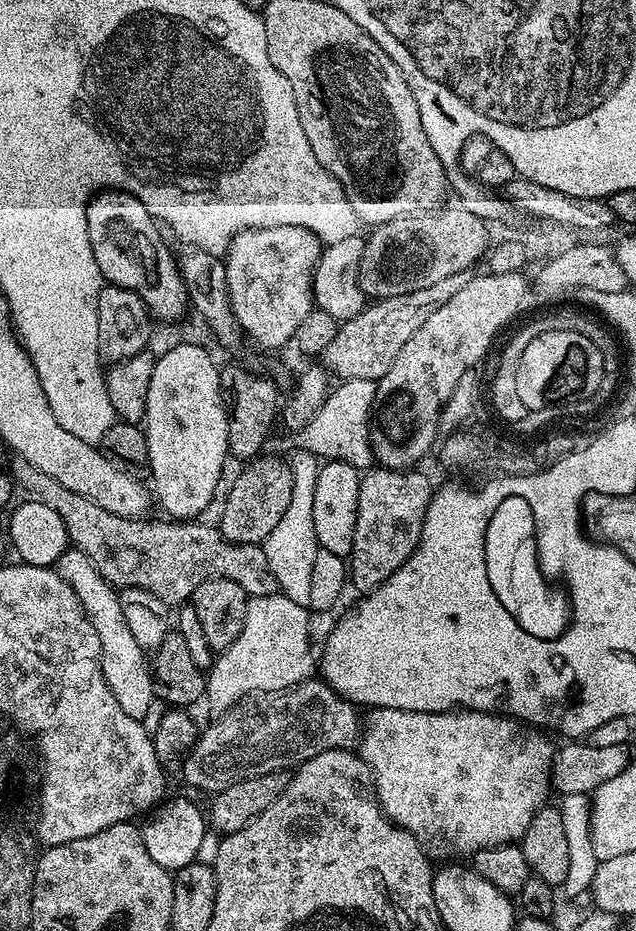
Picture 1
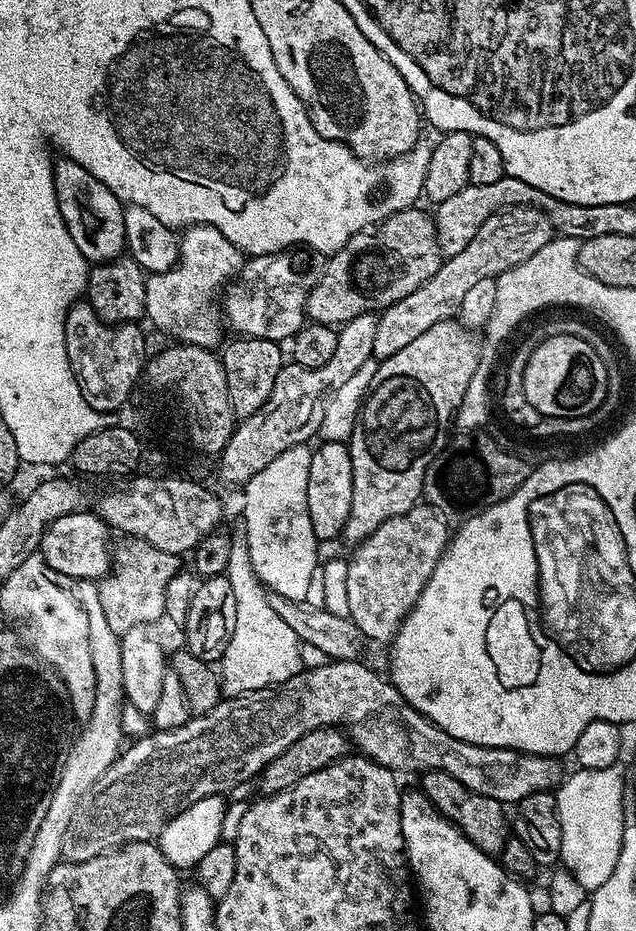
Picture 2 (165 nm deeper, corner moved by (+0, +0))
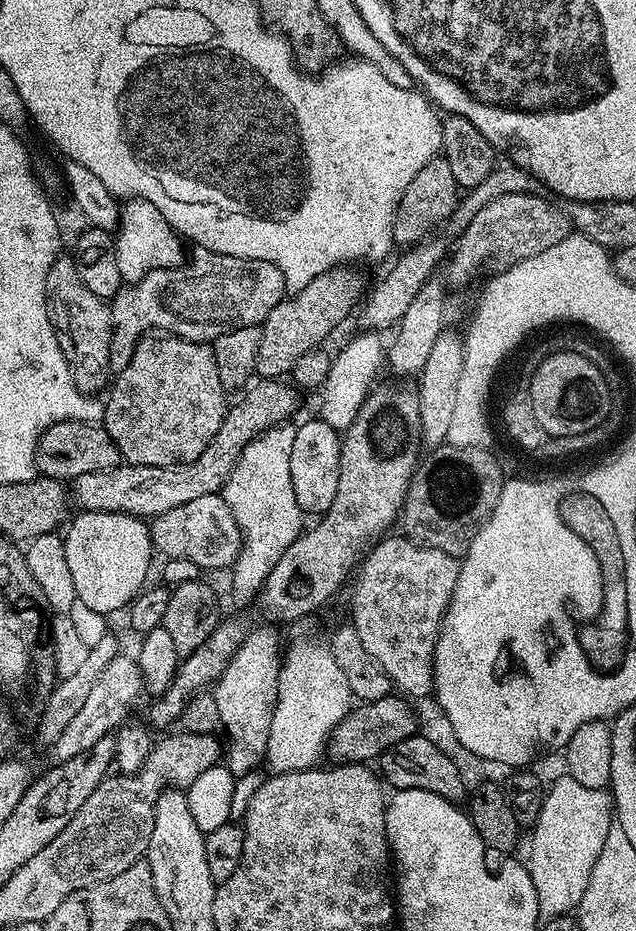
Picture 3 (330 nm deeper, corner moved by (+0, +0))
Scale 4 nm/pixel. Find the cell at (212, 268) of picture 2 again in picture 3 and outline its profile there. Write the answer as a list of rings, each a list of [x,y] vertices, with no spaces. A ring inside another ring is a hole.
[[[139,198],[129,199],[120,209],[120,223],[114,233],[114,239],[116,261],[124,284],[137,284],[146,274],[154,270],[173,268],[183,264],[186,259],[185,241],[180,233],[170,226],[170,222],[166,222],[162,210],[158,210],[154,202]]]

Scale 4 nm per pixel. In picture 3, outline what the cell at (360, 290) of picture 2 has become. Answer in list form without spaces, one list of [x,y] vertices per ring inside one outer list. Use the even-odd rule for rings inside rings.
[[[341,266],[323,272],[305,288],[299,289],[296,296],[281,300],[274,310],[259,325],[262,330],[262,343],[258,346],[256,376],[265,380],[284,378],[291,373],[292,363],[306,350],[314,350],[325,343],[324,339],[347,318],[360,296],[360,280],[351,272],[351,267]]]

